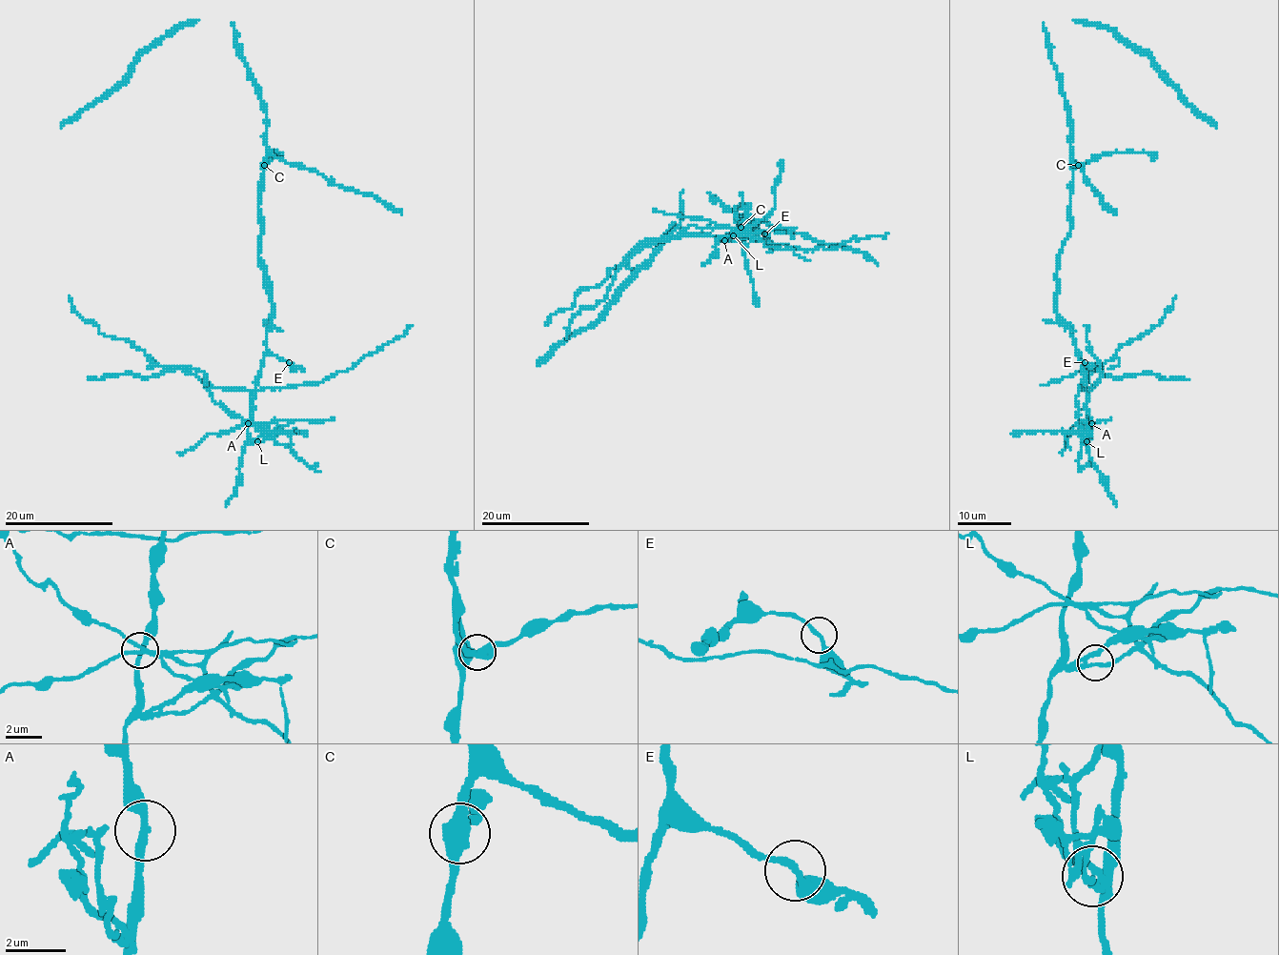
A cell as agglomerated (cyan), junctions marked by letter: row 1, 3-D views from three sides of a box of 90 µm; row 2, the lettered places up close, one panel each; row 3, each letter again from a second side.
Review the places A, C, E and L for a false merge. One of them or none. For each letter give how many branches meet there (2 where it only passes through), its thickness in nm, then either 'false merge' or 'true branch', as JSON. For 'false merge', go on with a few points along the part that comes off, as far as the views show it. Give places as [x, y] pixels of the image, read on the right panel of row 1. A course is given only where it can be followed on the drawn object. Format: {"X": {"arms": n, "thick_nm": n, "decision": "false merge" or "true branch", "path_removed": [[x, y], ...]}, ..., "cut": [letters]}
{"A": {"arms": 2, "thick_nm": 240, "decision": "true branch"}, "C": {"arms": 3, "thick_nm": 360, "decision": "true branch"}, "E": {"arms": 2, "thick_nm": 240, "decision": "true branch"}, "L": {"arms": 3, "thick_nm": 170, "decision": "false merge", "path_removed": [[1086, 441], [1079, 432], [1075, 399], [1085, 387], [1091, 391], [1098, 383], [1101, 364], [1089, 352], [1083, 325]]}, "cut": ["L"]}

